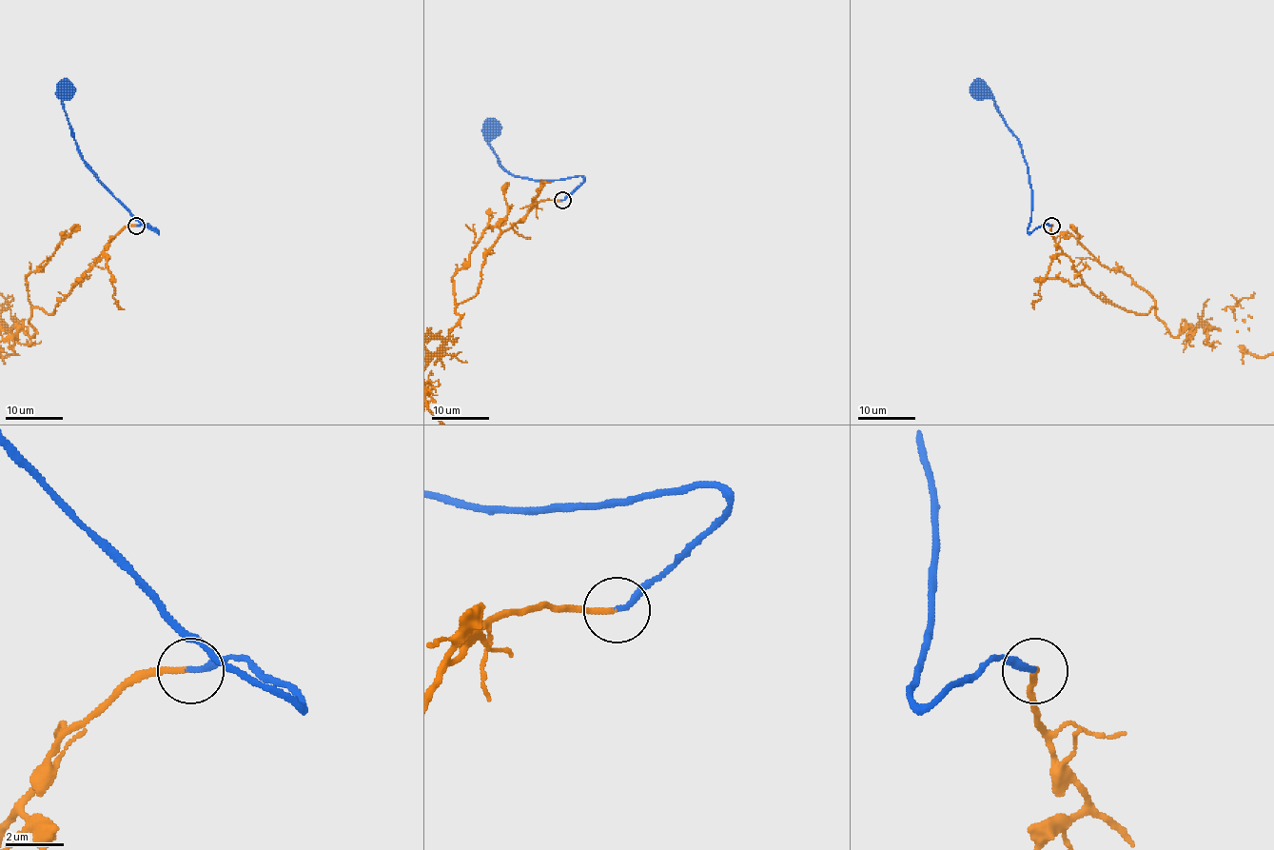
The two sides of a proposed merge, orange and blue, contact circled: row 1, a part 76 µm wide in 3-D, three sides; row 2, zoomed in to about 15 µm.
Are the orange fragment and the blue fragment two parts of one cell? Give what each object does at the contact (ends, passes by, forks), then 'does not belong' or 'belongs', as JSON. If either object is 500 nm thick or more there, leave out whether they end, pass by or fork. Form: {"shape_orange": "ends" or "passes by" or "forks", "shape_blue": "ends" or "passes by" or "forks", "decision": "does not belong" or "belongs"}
{"shape_orange": "ends", "shape_blue": "ends", "decision": "belongs"}

